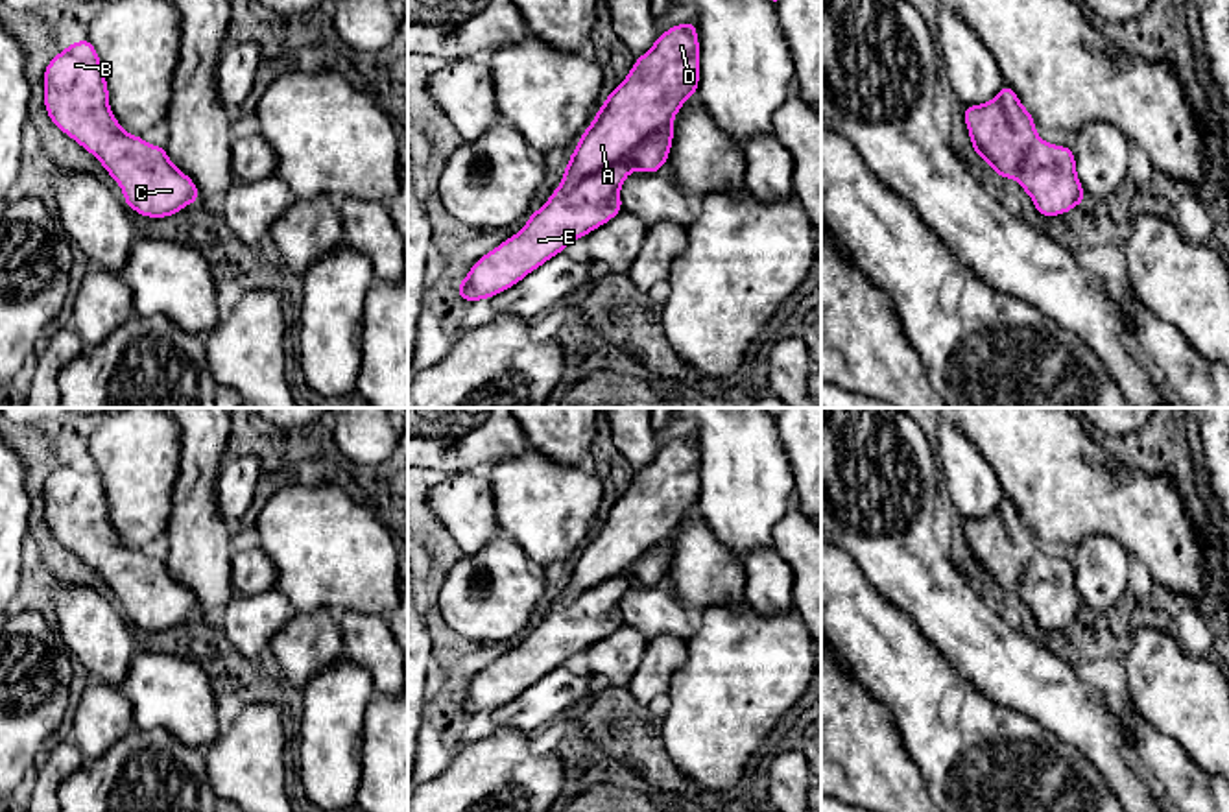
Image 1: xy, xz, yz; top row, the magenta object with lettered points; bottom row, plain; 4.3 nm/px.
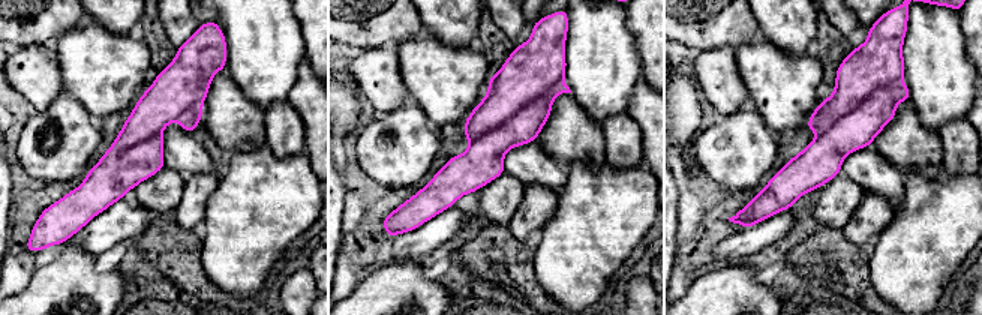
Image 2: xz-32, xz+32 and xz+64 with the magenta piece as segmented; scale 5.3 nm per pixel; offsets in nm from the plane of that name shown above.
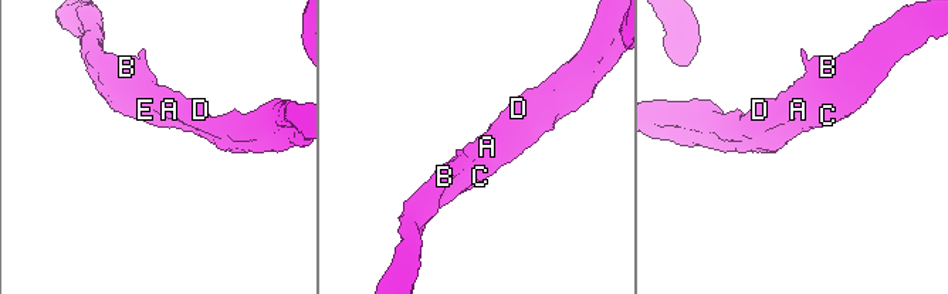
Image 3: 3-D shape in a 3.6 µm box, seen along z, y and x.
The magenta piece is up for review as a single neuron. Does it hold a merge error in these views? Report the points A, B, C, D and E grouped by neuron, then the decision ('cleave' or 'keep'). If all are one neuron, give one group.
A B C D E; keep

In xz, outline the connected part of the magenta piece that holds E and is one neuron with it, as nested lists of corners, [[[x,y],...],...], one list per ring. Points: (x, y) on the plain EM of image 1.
[[[694,434],[662,445],[653,460],[637,471],[626,493],[609,504],[592,537],[581,546],[563,583],[561,598],[548,615],[530,626],[528,637],[511,651],[478,672],[458,698],[458,710],[467,716],[491,712],[513,701],[528,687],[563,666],[570,655],[611,635],[622,622],[620,600],[633,583],[661,585],[674,555],[674,531],[699,498],[699,452]]]

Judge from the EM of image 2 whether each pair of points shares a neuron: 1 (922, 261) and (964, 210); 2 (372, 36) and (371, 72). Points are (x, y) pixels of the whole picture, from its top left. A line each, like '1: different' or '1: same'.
1: same
2: different

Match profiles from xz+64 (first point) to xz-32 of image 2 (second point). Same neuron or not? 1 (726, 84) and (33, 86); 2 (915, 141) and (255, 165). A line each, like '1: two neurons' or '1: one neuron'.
1: one neuron
2: two neurons

